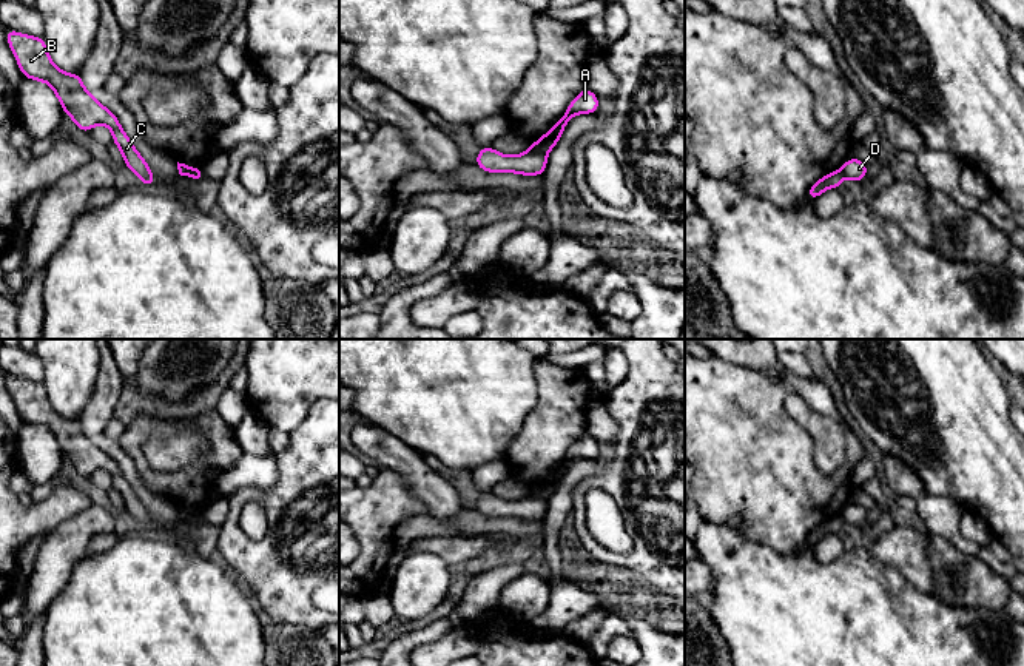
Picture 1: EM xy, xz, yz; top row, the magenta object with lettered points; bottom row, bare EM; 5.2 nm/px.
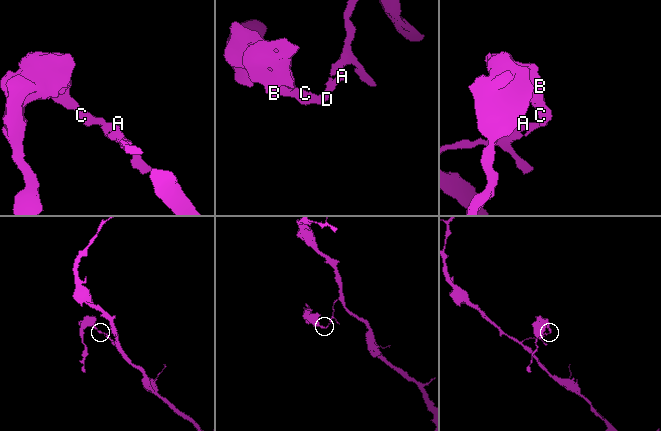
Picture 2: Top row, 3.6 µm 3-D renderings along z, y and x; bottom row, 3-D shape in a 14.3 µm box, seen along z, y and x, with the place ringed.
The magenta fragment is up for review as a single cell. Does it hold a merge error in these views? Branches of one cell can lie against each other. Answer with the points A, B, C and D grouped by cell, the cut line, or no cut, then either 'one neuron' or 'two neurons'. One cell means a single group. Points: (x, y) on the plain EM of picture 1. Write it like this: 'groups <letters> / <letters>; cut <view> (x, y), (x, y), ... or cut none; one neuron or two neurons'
groups A / B C D; cut xz (531, 494), (546, 500); two neurons

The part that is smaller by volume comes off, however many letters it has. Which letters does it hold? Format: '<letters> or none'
B, C, D

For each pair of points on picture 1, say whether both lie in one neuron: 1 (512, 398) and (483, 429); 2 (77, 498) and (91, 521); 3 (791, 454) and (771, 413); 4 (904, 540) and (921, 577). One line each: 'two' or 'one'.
1: one
2: two
3: one
4: one

